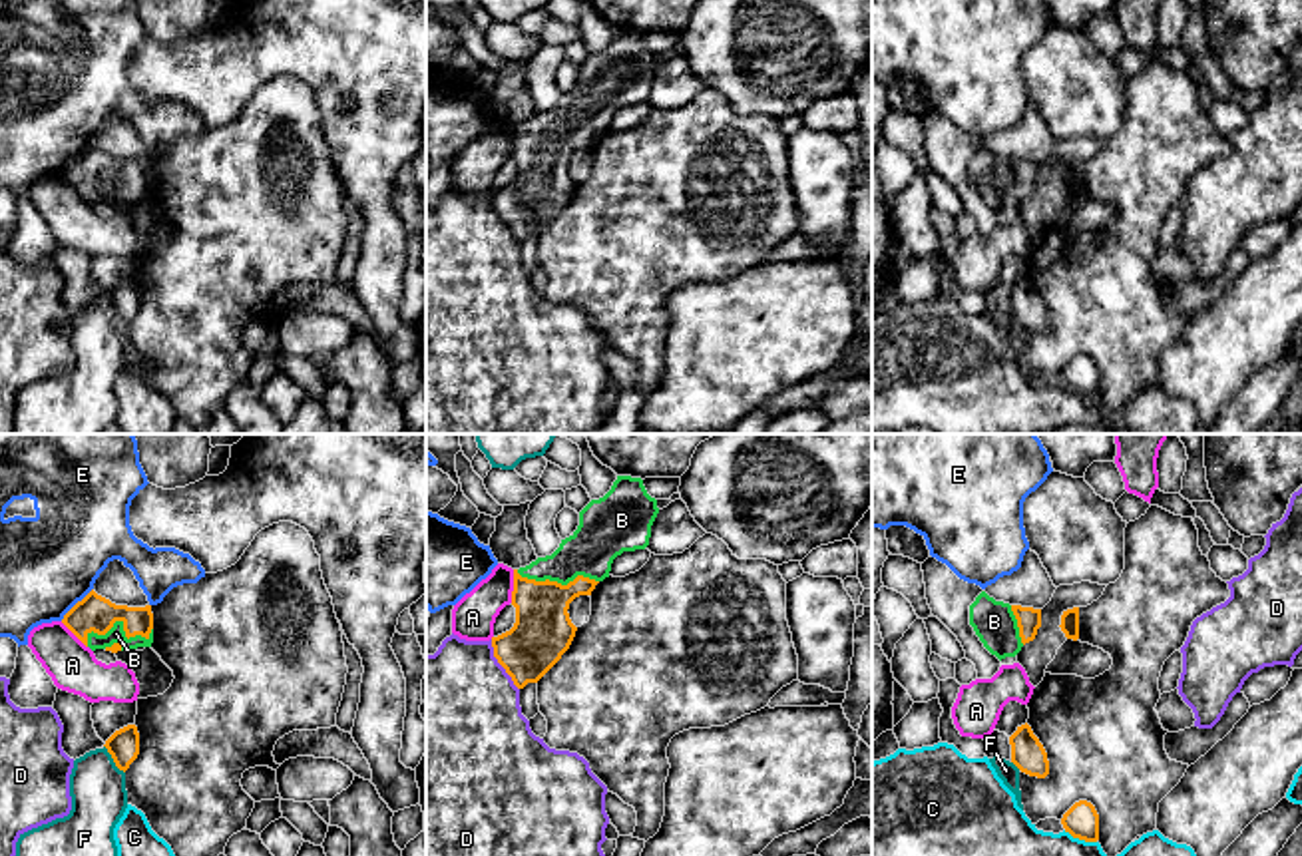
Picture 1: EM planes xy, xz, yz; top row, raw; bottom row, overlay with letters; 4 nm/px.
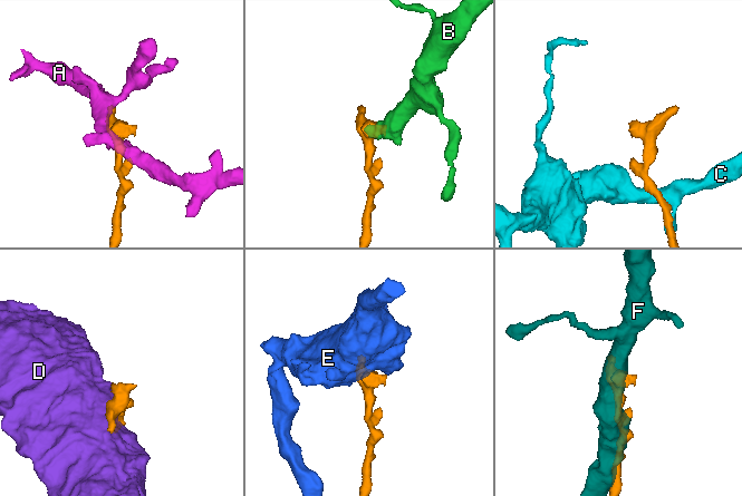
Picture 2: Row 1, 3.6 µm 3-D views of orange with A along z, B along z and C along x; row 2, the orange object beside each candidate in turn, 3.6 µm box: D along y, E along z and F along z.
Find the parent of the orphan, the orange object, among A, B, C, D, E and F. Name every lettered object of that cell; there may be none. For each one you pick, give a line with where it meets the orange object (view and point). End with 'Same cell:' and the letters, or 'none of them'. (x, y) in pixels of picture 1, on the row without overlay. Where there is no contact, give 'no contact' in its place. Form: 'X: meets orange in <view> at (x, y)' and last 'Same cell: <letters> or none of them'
B: meets orange in xy at (120, 174)
Same cell: B

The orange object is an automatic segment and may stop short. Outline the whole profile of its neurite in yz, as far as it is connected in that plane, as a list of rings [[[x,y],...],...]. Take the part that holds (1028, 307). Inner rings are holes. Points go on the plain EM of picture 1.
[[[1025,277],[1009,291],[1011,317],[1025,328],[1045,332],[1049,328],[1049,315],[1043,299]]]

